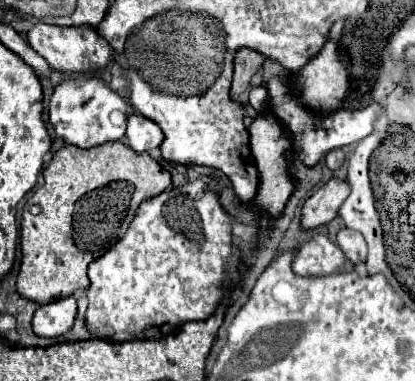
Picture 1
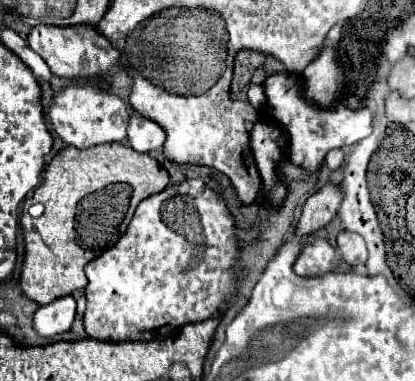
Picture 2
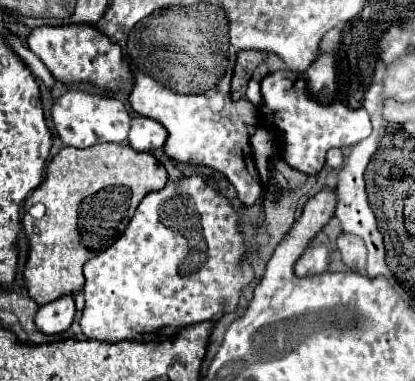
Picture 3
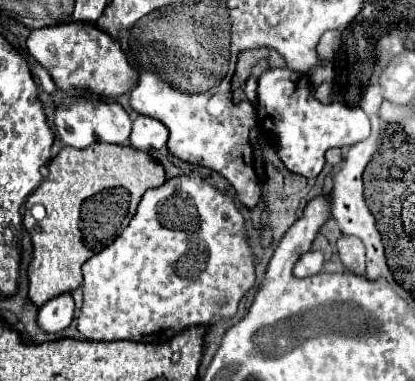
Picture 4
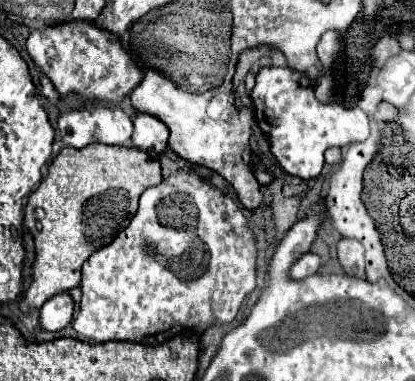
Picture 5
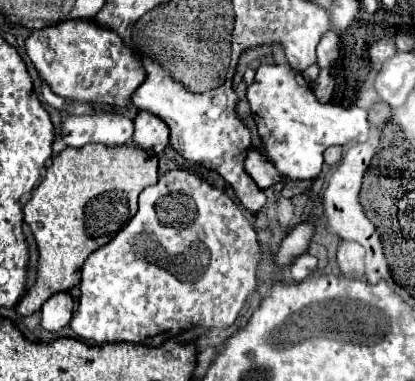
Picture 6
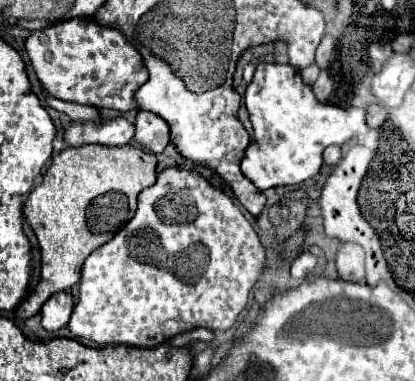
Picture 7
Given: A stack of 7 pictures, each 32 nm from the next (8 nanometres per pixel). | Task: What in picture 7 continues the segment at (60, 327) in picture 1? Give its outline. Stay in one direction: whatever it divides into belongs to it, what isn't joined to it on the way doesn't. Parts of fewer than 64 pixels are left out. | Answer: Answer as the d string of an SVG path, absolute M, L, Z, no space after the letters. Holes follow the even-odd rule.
M58 292L54 296L50 296L50 300L42 306L40 314L42 314L42 326L46 330L60 330L62 326L68 324L70 316L74 310L74 298L68 292Z

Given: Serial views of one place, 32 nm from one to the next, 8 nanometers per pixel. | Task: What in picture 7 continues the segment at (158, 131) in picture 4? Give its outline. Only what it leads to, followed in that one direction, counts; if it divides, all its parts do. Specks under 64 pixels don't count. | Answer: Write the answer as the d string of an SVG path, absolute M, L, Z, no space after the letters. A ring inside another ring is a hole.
M140 110L134 124L136 124L134 140L142 148L152 150L154 154L160 154L166 148L166 144L170 142L168 124L160 116L156 116L152 112L146 112L146 110Z

